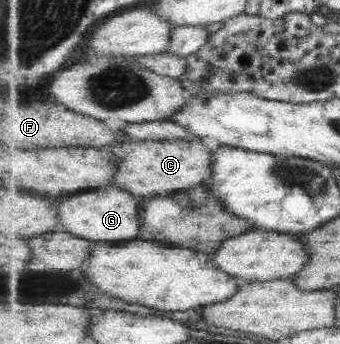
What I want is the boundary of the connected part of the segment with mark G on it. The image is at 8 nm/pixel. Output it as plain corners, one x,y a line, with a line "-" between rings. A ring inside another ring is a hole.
106,186
57,200
61,230
93,242
128,241
140,233
141,199
122,188

